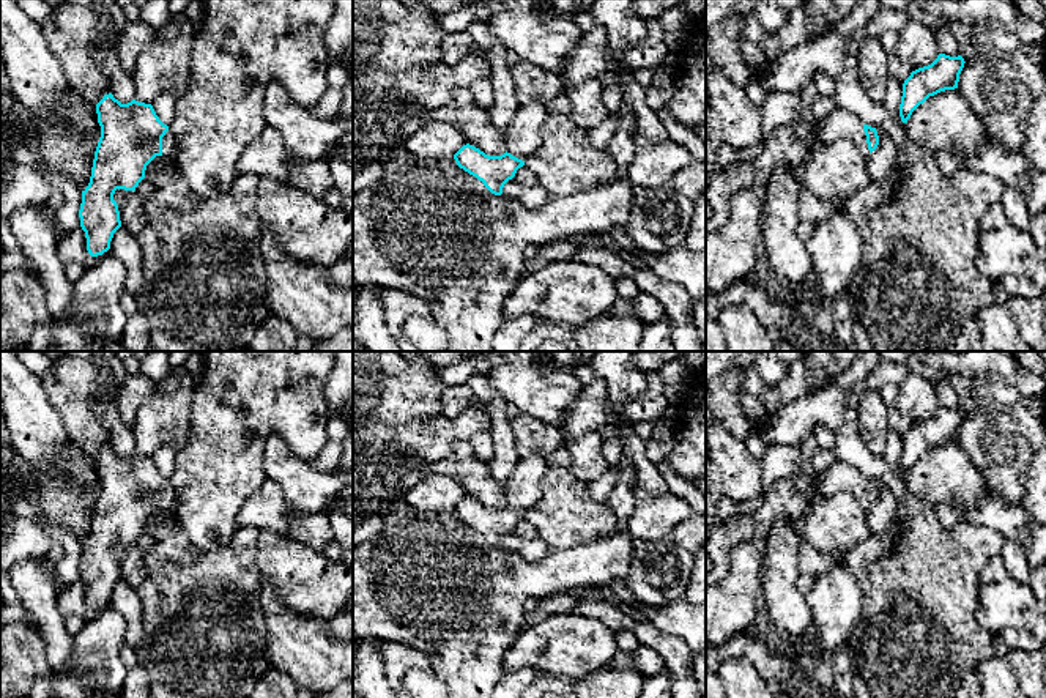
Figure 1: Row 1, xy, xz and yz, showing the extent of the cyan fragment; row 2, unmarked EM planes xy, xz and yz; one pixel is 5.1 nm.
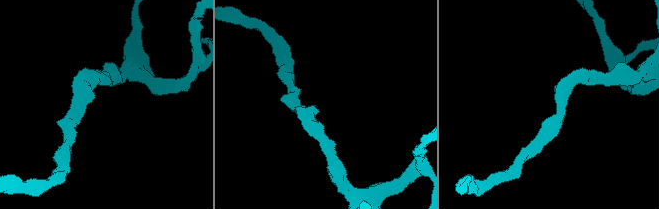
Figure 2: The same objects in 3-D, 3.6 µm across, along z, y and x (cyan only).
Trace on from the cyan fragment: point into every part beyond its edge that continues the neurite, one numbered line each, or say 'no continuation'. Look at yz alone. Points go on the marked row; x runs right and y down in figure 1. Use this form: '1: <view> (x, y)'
1: yz (840, 125)

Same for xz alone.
1: xz (523, 134)

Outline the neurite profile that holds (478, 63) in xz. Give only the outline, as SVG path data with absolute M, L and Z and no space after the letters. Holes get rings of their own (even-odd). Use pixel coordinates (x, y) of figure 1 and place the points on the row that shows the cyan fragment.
M479 52L468 55L458 65L444 61L416 65L402 71L358 74L353 77L353 176L372 162L384 164L405 140L425 126L424 110L446 104L455 88L469 88L480 79L490 79L487 58Z

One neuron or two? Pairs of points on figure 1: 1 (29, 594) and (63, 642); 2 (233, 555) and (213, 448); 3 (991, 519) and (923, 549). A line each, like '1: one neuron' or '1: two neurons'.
1: one neuron
2: two neurons
3: two neurons

